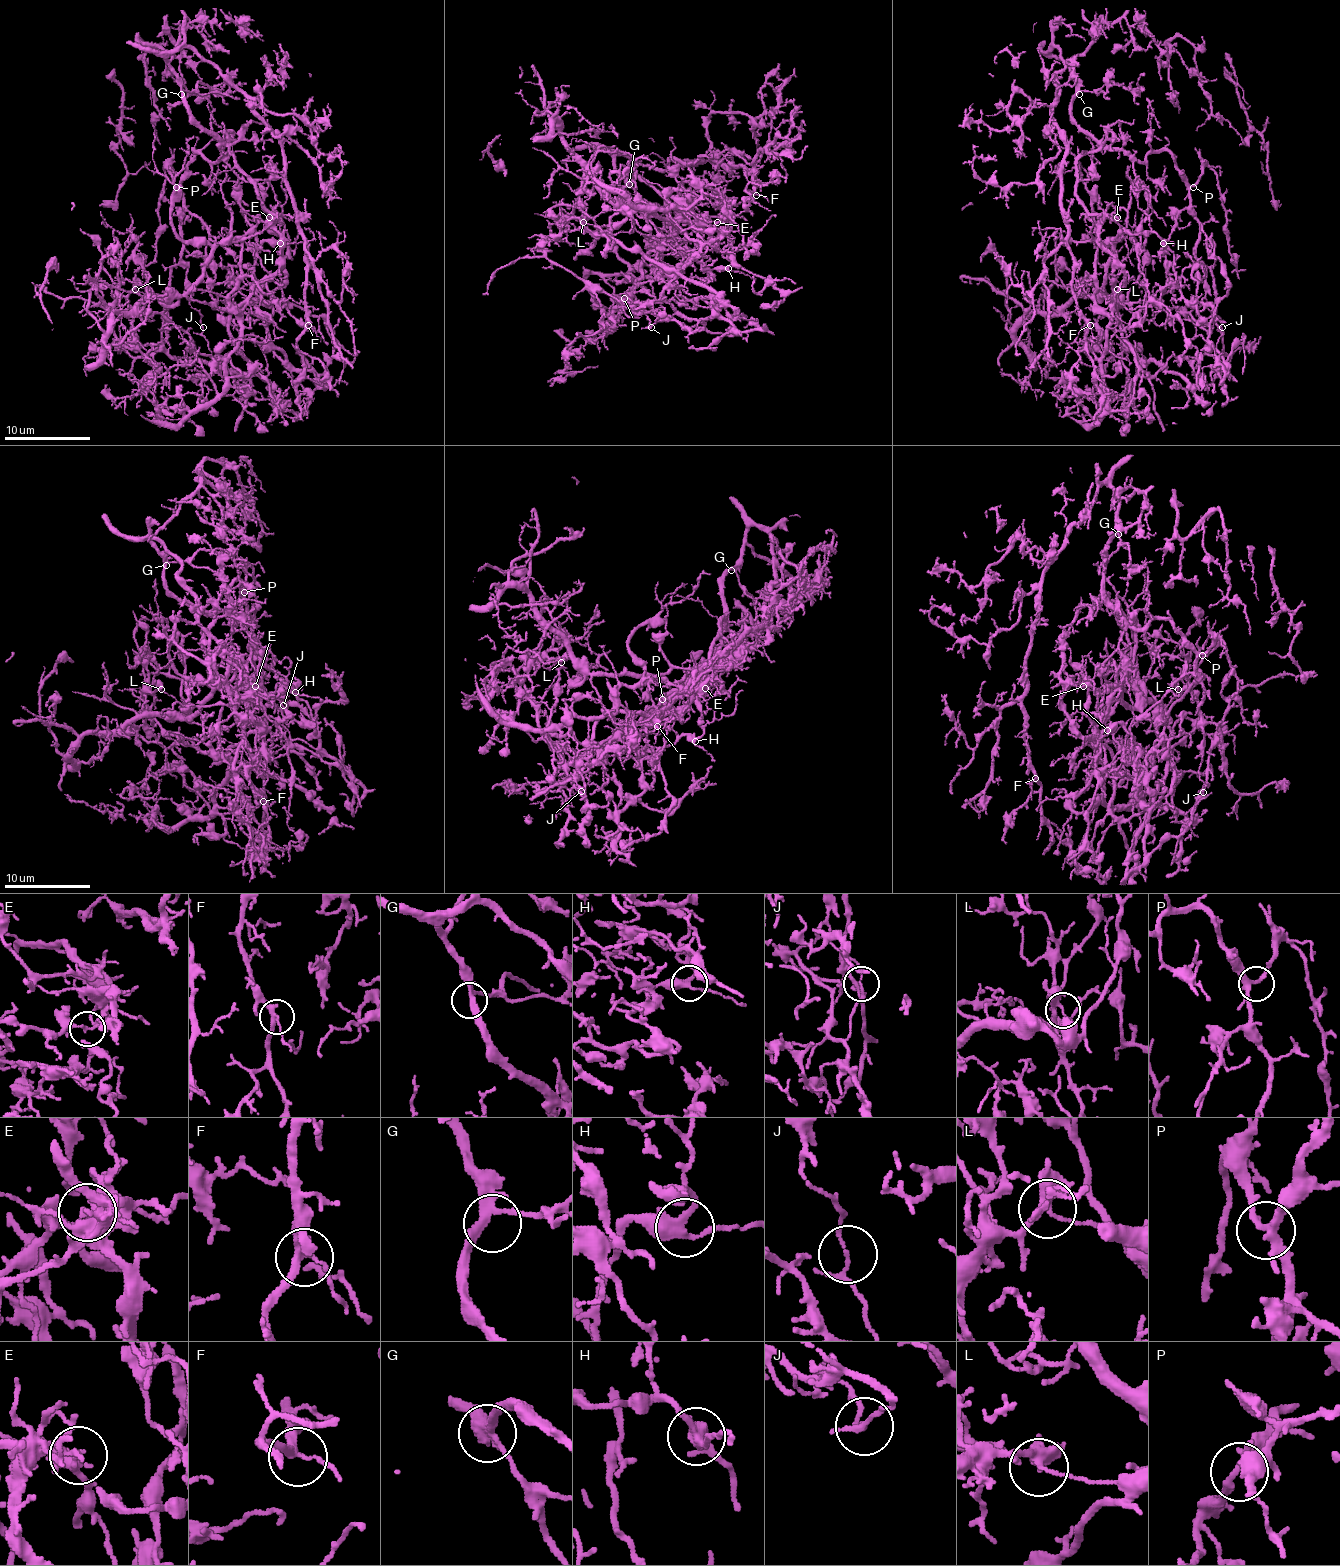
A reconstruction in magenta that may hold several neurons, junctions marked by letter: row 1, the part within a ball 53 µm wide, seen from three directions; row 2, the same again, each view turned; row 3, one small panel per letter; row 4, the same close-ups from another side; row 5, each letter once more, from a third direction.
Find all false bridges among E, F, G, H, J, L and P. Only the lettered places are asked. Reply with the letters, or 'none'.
E, J, L

